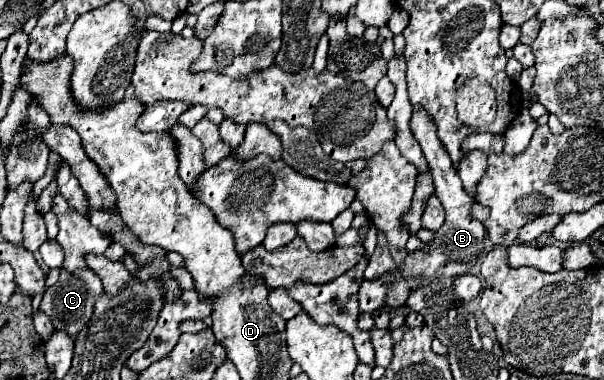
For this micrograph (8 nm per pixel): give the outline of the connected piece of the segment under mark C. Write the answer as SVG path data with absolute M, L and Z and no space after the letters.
M83 268L81 272L61 270L59 282L55 286L51 286L49 290L45 290L41 310L51 318L55 330L63 330L71 338L75 338L77 332L89 322L89 316L93 314L93 304L101 294L103 294L101 278L93 270L89 270L89 268Z

